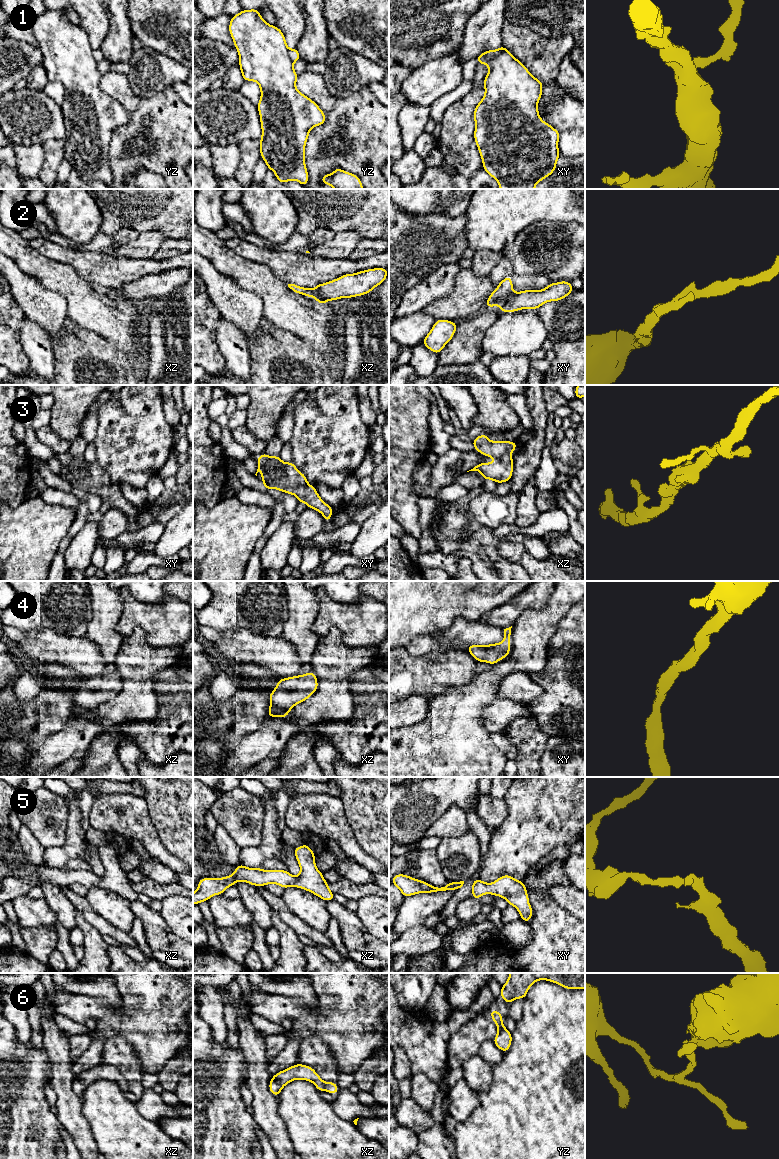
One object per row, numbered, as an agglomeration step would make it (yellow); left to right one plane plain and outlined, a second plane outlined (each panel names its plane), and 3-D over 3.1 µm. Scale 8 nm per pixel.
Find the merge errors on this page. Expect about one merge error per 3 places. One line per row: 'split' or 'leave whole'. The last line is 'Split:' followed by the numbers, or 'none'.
1: split
2: split
3: leave whole
4: leave whole
5: leave whole
6: split
Split: 1, 2, 6

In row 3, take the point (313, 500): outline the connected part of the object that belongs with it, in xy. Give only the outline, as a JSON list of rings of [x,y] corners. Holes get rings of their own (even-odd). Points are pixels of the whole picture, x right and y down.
[[[265,453],[258,456],[257,461],[258,469],[255,475],[257,476],[258,472],[262,472],[261,480],[264,483],[264,489],[277,489],[279,491],[292,494],[298,498],[299,504],[306,503],[308,508],[320,512],[326,522],[331,520],[331,515],[333,513],[332,507],[321,499],[316,488],[307,482],[305,474],[301,473],[292,461],[284,463],[280,456],[268,456]]]

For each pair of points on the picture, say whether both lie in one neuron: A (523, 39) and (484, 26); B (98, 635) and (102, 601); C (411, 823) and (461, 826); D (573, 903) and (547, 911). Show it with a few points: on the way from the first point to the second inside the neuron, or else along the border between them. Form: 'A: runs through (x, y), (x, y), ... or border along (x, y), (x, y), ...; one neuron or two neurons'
A: border along (506, 20), (503, 25), (501, 44); two neurons
B: runs through (101, 627), (102, 609); one neuron
C: border along (449, 808), (432, 824), (424, 835); two neurons
D: border along (550, 895), (574, 916); two neurons

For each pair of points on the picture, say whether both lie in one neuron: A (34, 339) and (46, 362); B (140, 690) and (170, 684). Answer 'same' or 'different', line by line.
A: same
B: different

